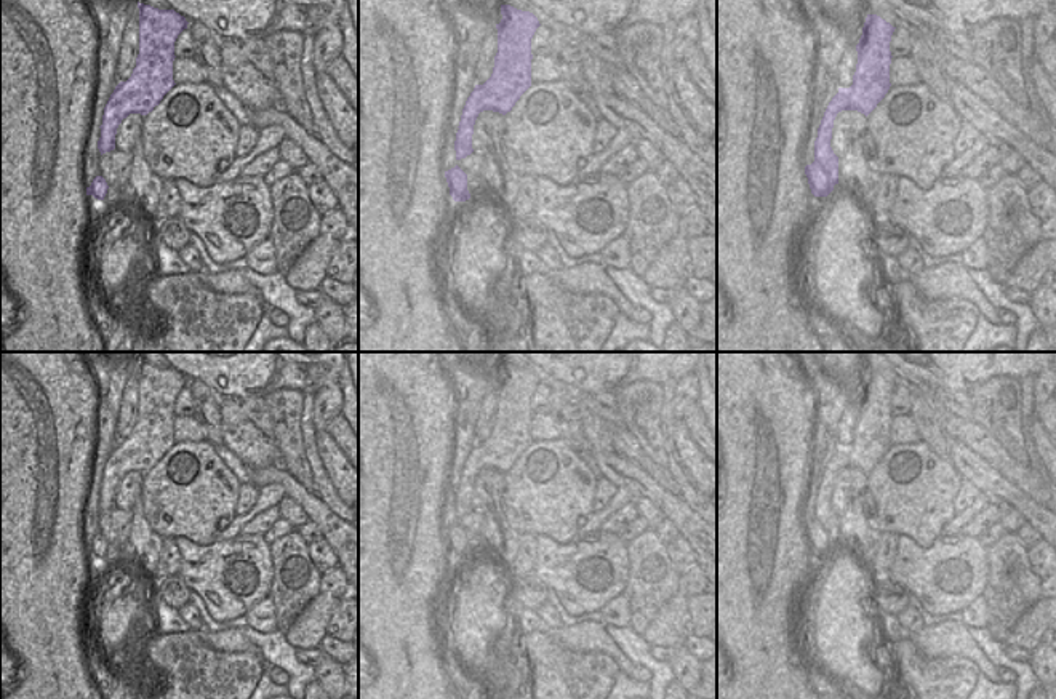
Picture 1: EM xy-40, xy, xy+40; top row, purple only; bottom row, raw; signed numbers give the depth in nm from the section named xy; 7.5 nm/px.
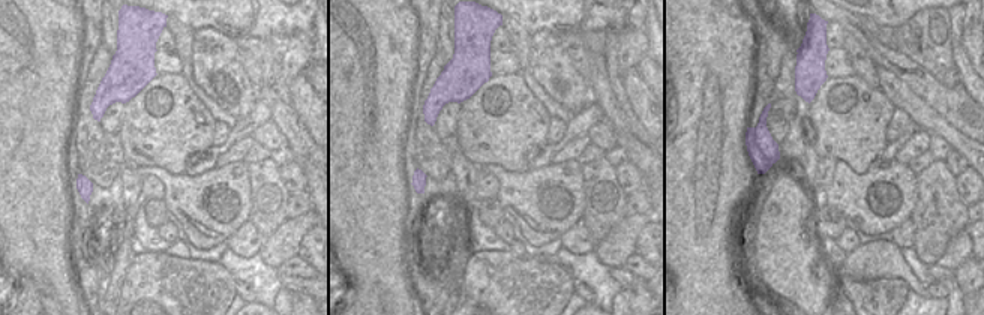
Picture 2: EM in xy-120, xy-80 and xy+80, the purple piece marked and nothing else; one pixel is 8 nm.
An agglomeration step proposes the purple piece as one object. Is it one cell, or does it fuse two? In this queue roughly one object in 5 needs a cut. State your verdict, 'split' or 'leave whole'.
split

